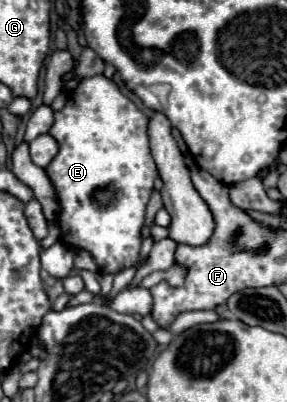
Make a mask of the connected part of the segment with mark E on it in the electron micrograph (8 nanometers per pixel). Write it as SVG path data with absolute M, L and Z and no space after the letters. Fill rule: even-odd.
M95 75L69 93L65 107L55 113L55 123L49 131L59 143L59 153L45 171L57 191L61 241L91 253L99 273L121 273L143 263L141 227L153 181L159 175L149 149L147 123L149 119L115 83ZM99 187L113 189L115 199L107 205L97 205L93 193Z

